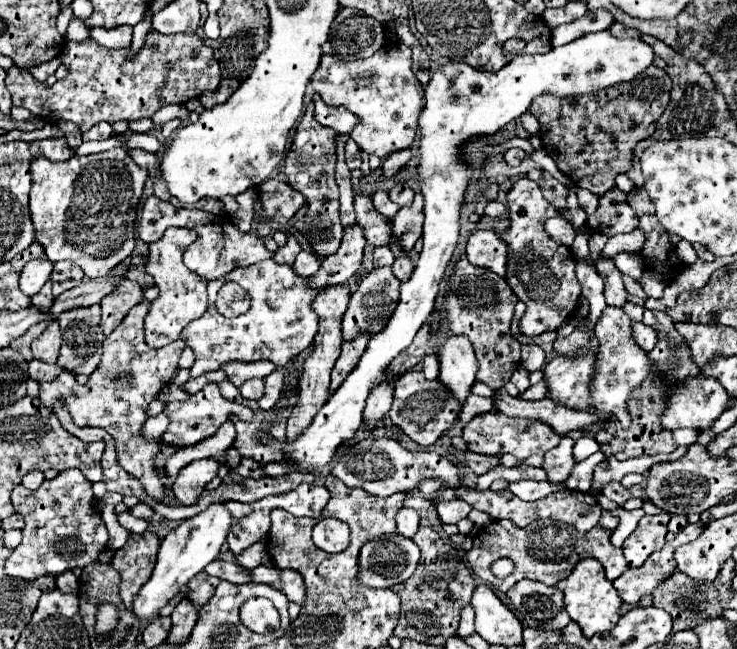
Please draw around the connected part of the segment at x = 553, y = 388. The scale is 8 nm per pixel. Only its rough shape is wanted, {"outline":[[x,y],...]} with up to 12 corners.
{"outline":[[597,351],[555,357],[545,367],[549,399],[587,409]]}

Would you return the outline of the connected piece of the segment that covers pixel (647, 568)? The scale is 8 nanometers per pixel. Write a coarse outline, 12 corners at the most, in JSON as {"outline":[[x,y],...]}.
{"outline":[[687,525],[641,567],[613,581],[627,605],[637,605],[677,569],[673,549],[697,539],[703,525]]}

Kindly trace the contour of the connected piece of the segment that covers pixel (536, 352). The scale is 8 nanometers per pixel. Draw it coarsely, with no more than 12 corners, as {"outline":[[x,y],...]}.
{"outline":[[537,345],[521,347],[521,364],[529,371],[545,365],[545,351]]}

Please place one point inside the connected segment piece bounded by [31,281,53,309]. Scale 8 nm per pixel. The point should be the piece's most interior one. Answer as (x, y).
(44, 298)

